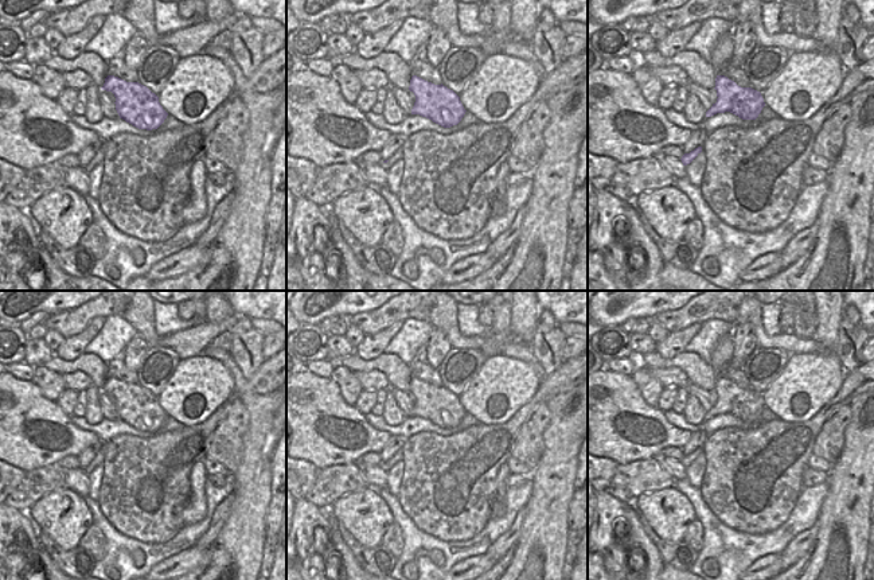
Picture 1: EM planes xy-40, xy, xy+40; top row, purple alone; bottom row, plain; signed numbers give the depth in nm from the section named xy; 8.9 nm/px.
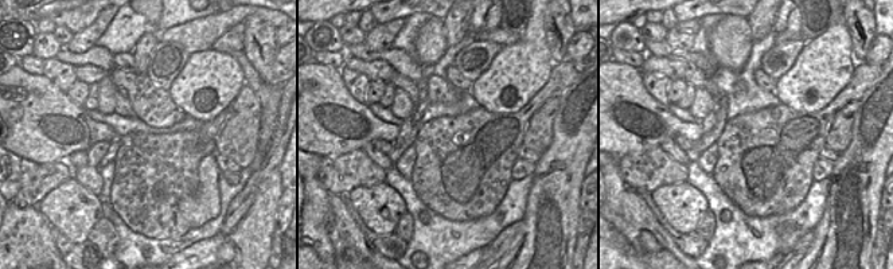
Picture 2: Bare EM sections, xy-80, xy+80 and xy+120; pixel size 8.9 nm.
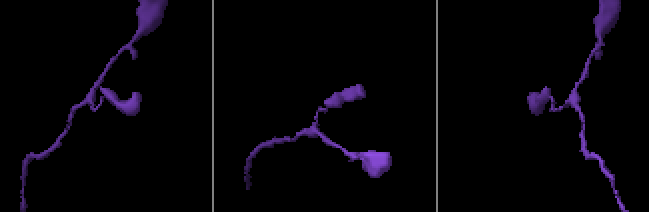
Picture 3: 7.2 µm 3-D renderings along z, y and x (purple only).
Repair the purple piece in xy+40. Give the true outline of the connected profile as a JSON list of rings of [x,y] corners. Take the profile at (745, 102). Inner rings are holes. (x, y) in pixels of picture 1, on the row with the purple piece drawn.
[[[717,75],[717,102],[706,112],[706,117],[730,112],[742,120],[756,120],[765,106],[760,92],[741,87],[725,75]]]

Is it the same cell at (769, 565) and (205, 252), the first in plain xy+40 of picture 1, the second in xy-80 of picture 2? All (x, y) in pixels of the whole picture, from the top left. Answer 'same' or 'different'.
same

